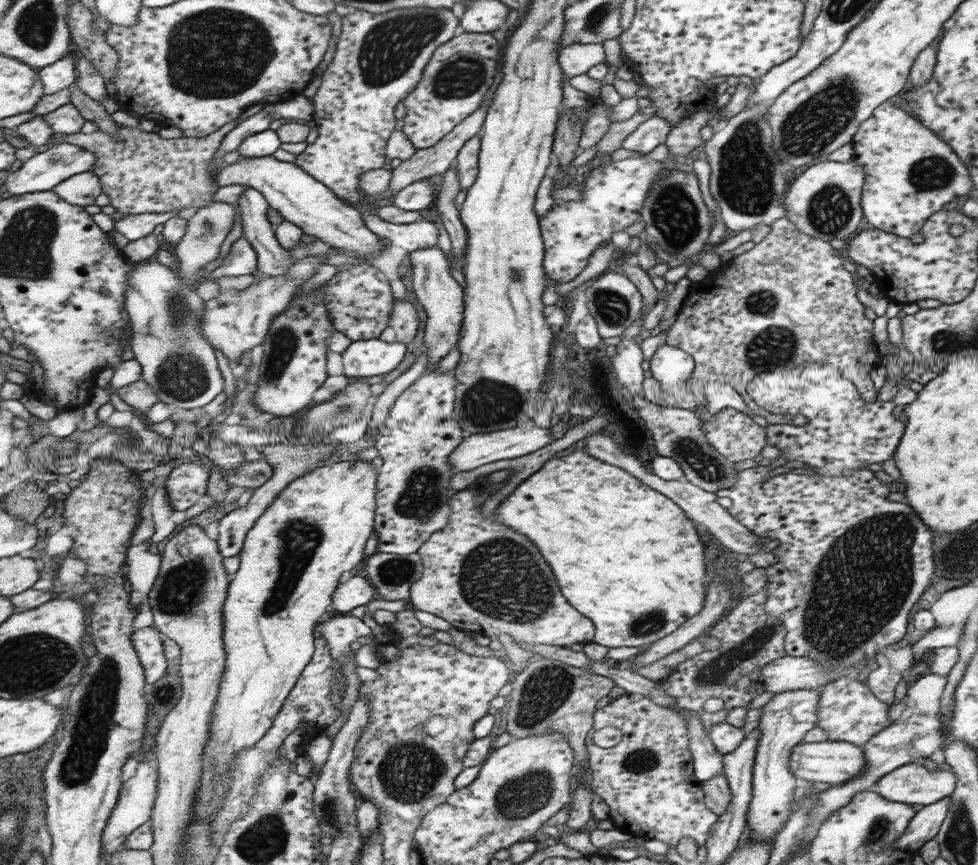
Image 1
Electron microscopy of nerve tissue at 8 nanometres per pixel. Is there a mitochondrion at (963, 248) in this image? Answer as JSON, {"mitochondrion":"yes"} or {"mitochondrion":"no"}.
{"mitochondrion":"no"}

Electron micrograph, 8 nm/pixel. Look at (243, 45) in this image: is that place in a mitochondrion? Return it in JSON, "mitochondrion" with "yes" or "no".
{"mitochondrion":"yes"}

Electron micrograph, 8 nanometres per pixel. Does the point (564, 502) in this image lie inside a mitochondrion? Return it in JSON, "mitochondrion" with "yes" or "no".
{"mitochondrion":"no"}

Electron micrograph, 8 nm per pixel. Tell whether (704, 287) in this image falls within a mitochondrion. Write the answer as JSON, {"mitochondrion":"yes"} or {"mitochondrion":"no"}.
{"mitochondrion":"no"}

